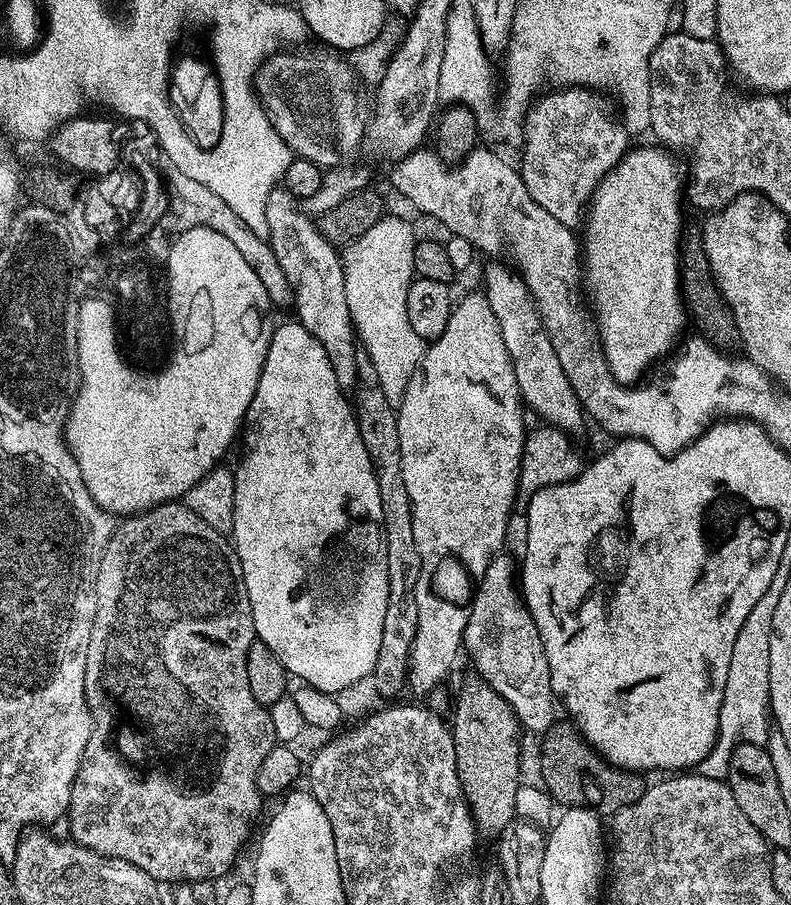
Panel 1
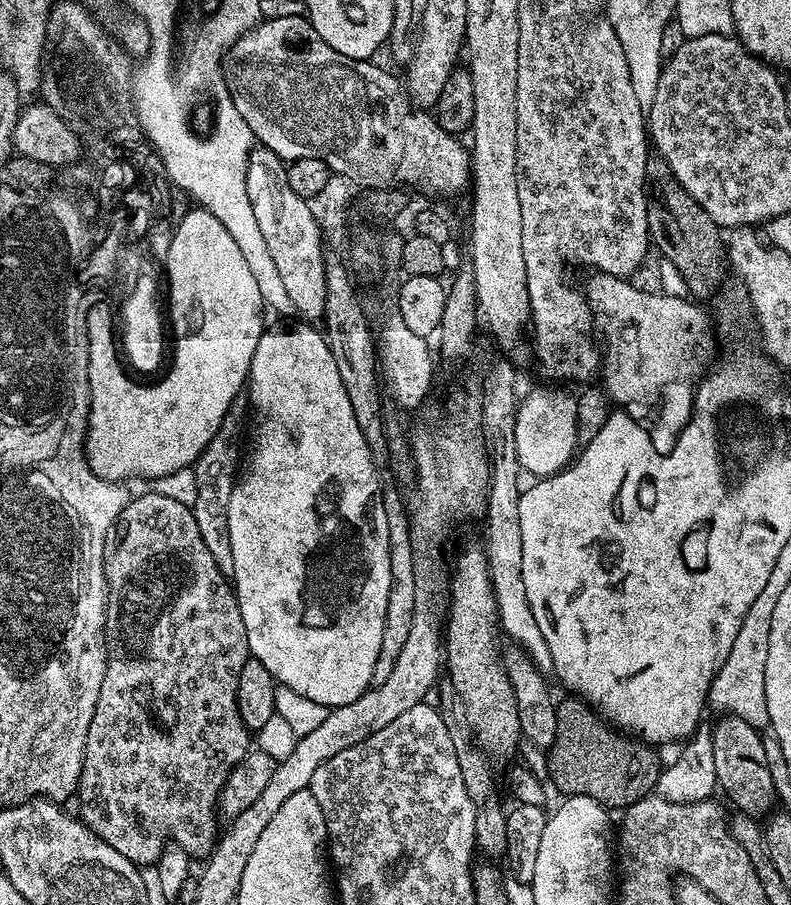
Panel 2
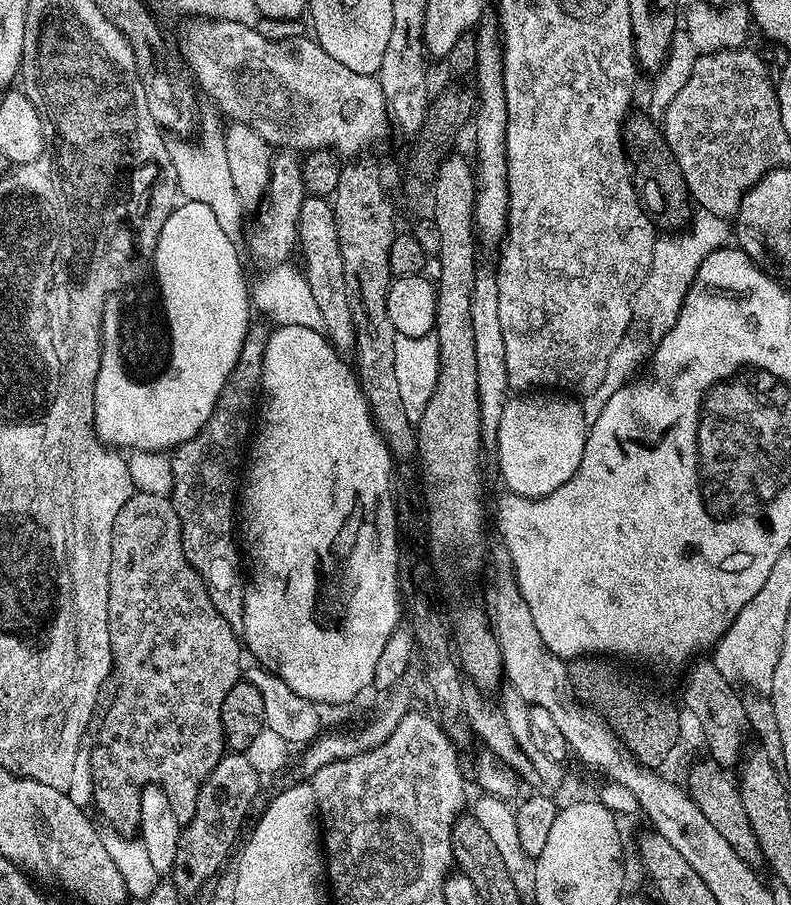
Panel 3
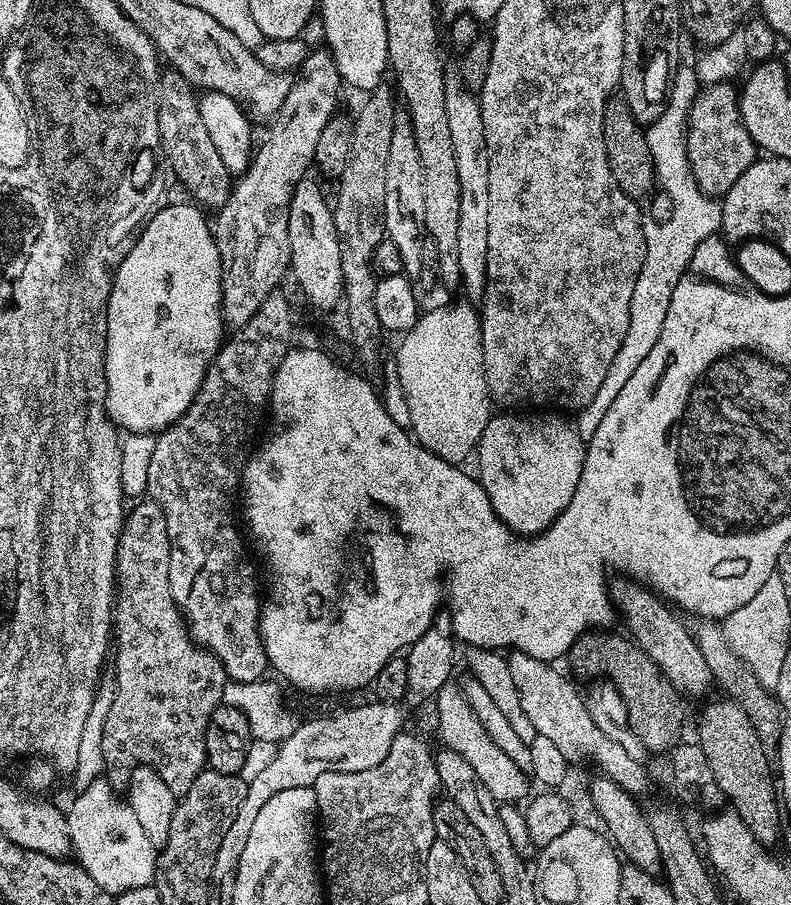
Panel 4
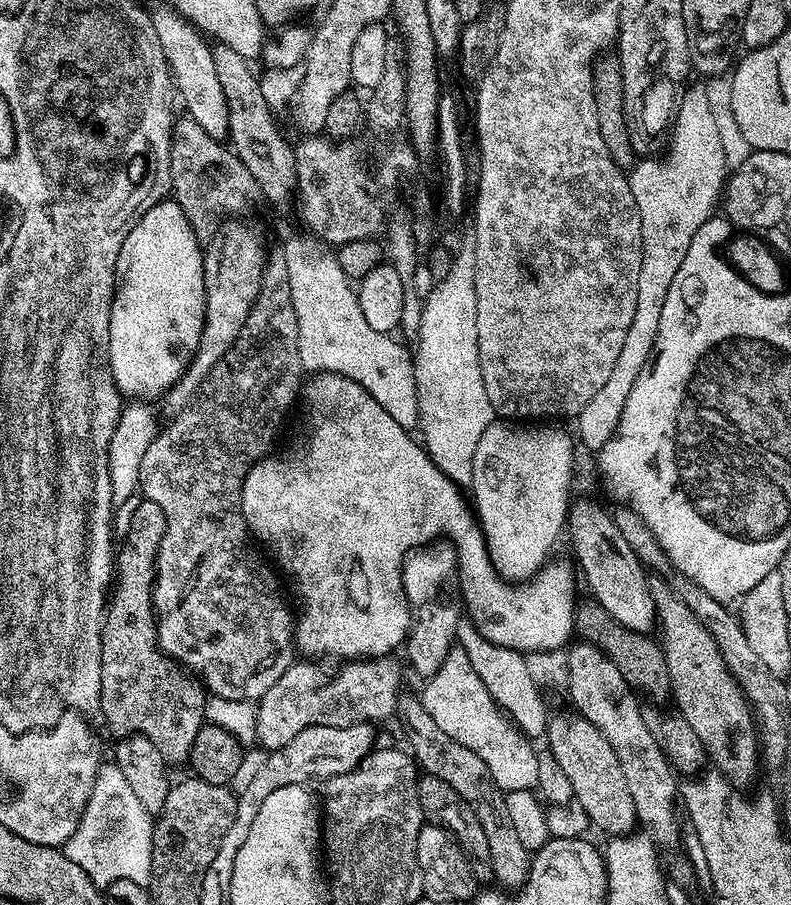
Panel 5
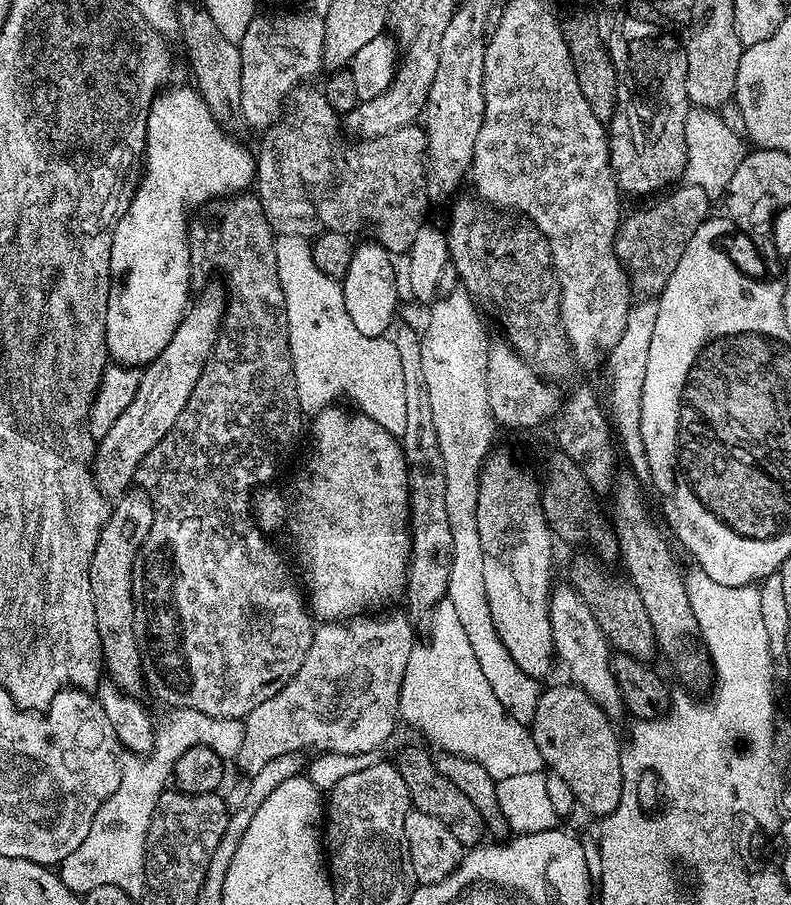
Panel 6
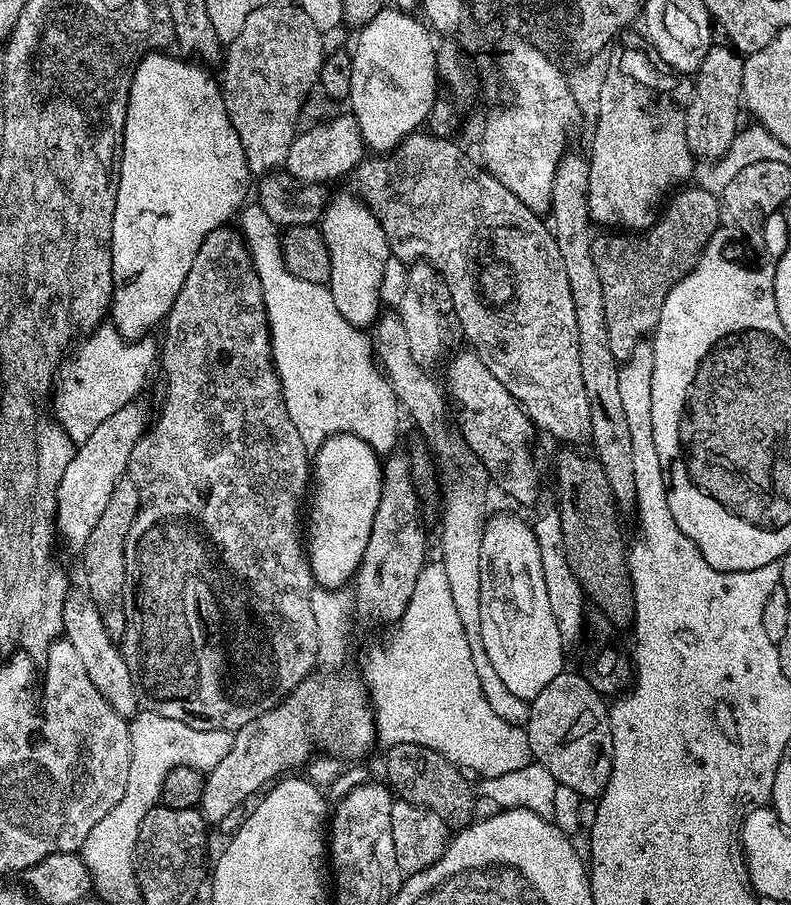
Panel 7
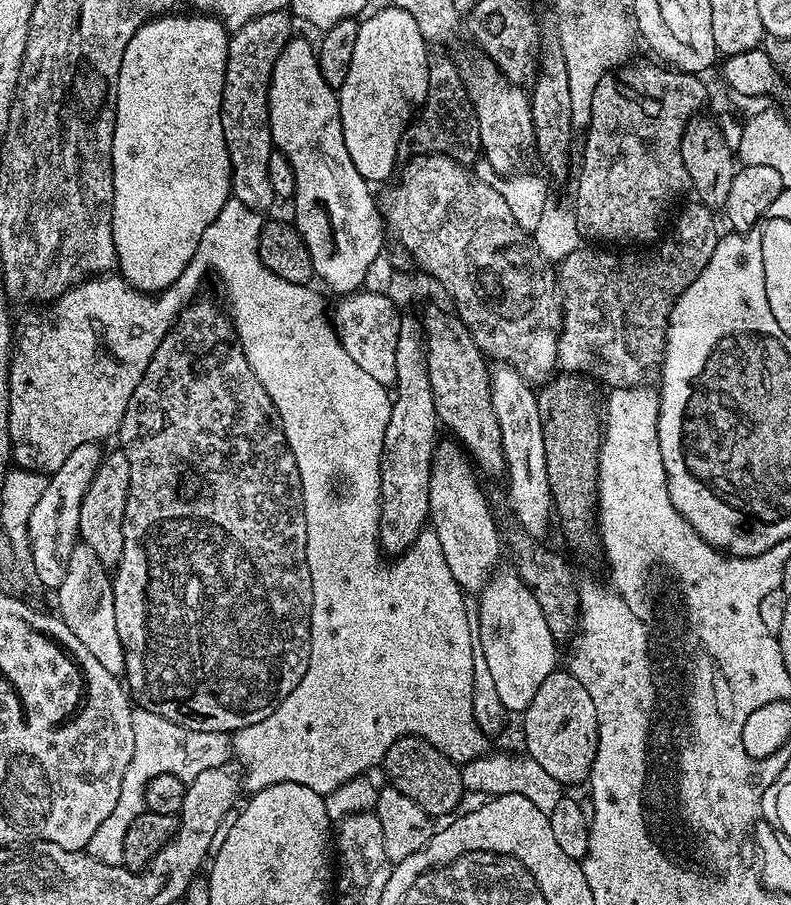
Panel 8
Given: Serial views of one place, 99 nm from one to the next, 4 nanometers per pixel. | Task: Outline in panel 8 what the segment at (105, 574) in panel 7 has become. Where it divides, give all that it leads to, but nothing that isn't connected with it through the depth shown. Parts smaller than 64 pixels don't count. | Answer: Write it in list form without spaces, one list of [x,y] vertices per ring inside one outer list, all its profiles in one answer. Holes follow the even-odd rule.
[[[119,446],[113,452],[105,451],[100,458],[94,478],[80,503],[79,539],[89,544],[105,566],[118,565],[125,559],[122,550],[122,522],[126,514],[126,498],[130,490],[130,462]]]

